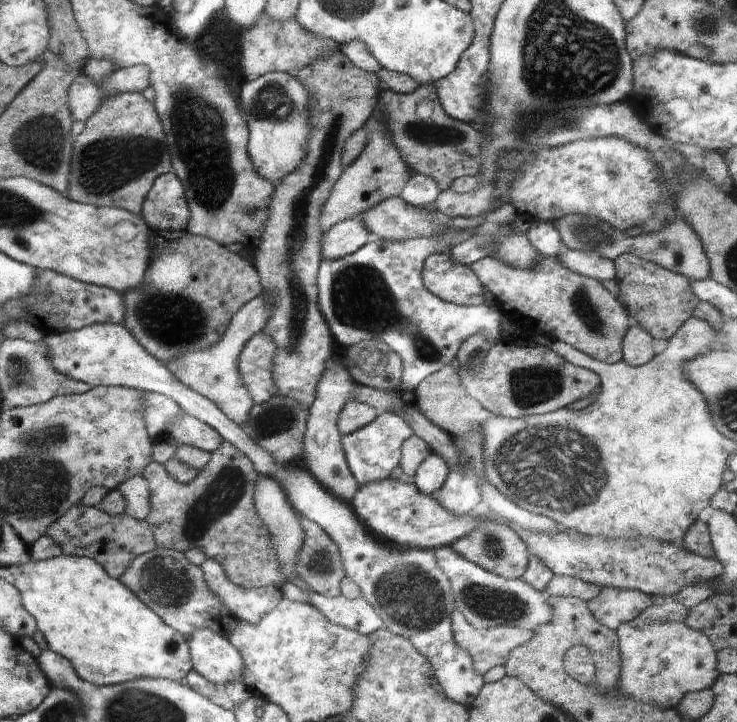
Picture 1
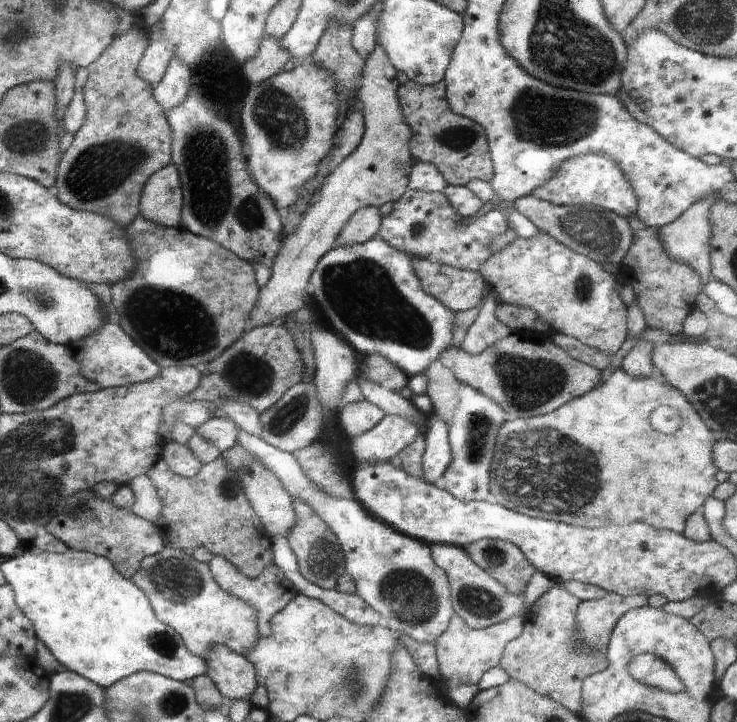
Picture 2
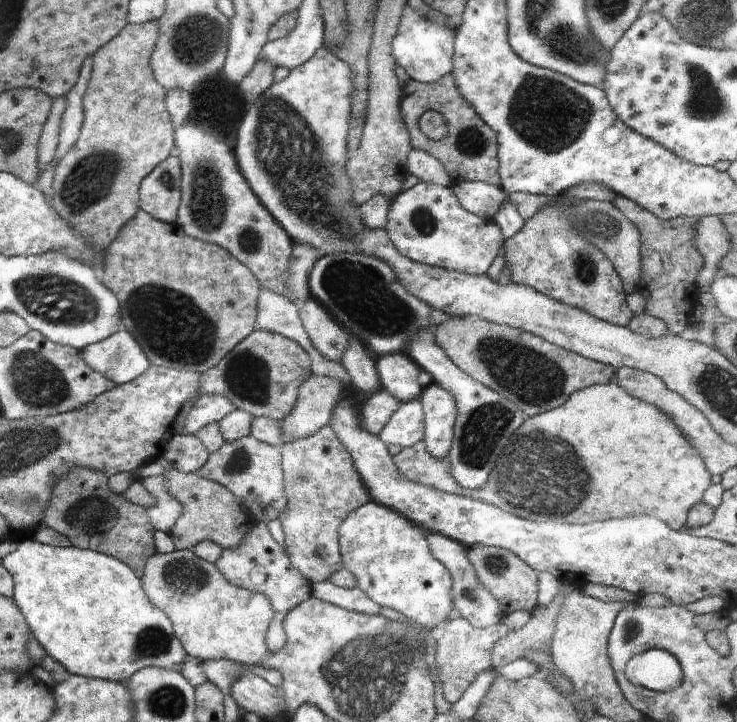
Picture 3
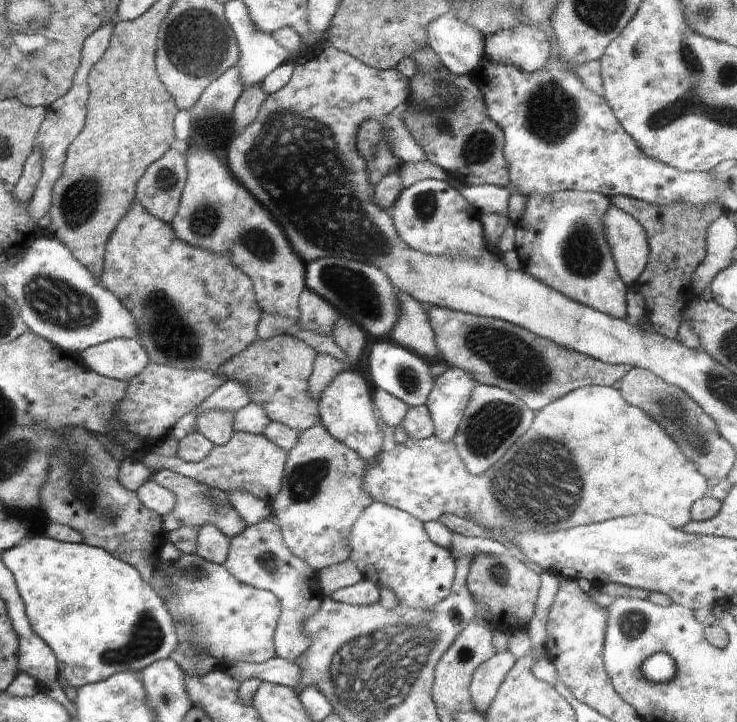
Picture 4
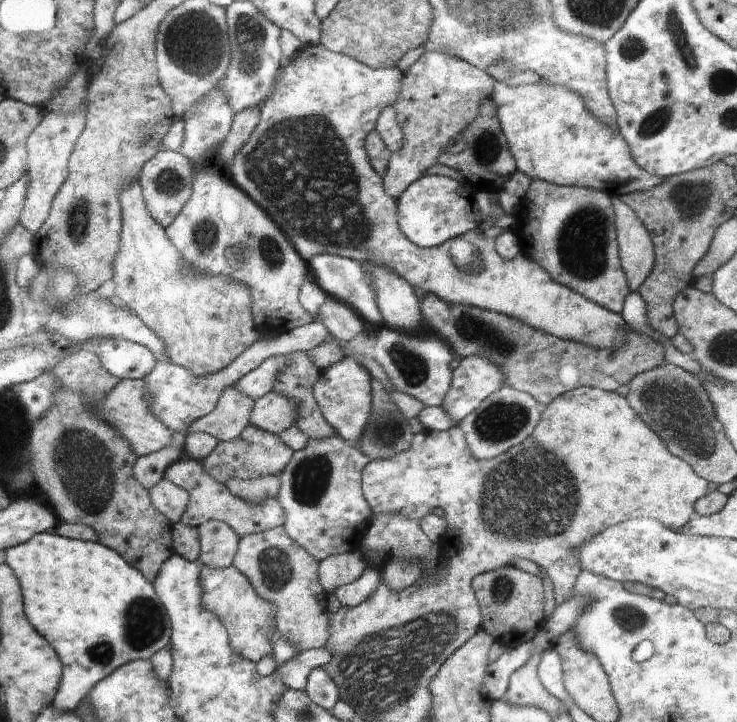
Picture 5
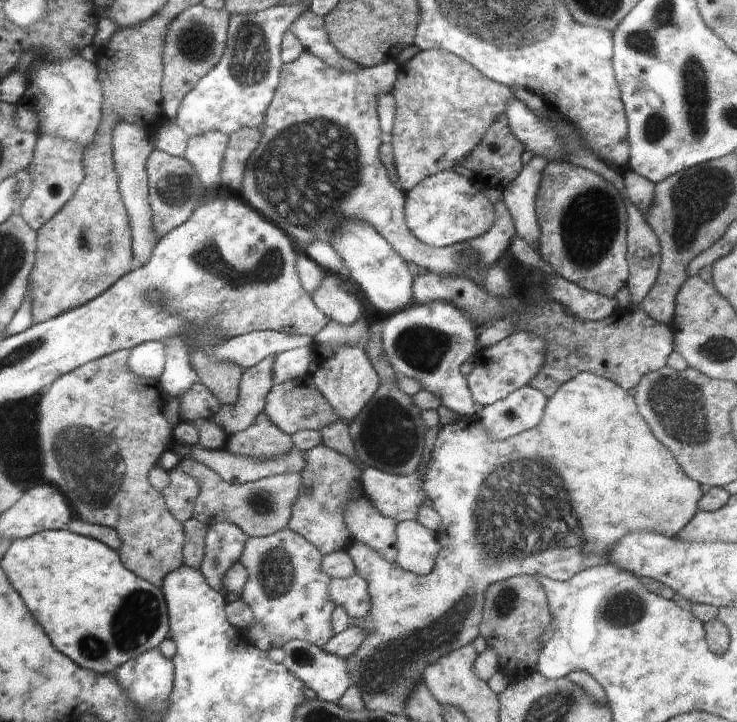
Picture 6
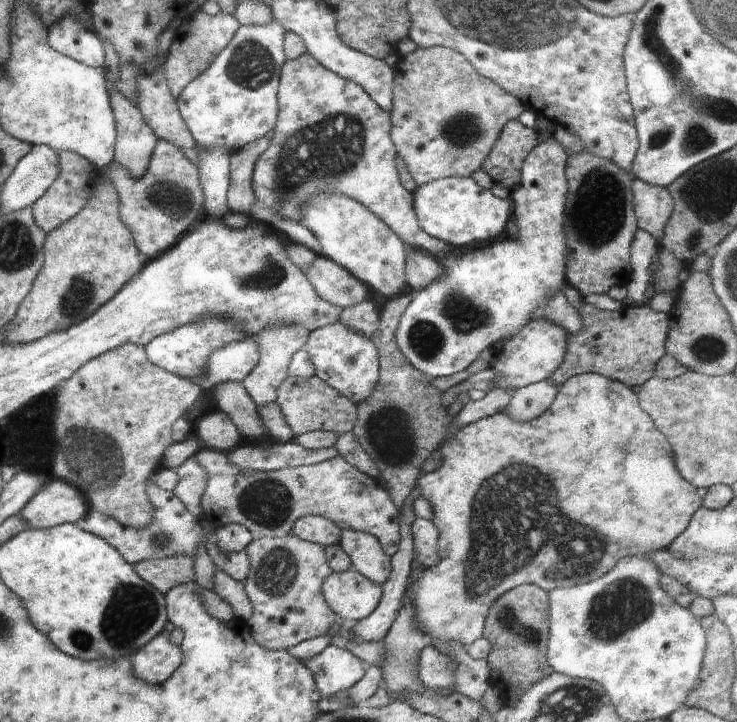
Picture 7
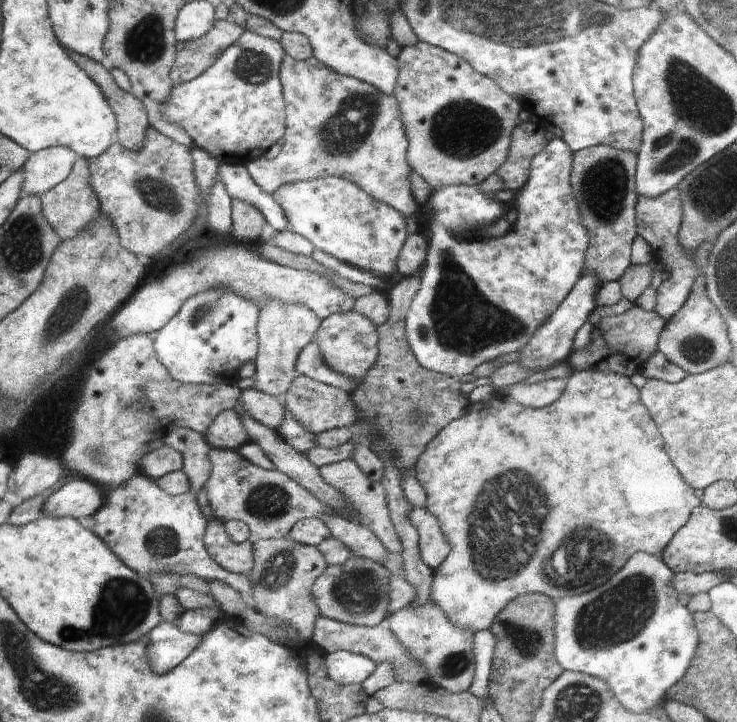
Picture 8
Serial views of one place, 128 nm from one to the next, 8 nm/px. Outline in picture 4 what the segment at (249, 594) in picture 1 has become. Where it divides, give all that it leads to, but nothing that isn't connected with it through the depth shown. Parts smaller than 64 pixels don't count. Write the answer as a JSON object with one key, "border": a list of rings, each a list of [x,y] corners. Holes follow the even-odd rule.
{"border":[[[260,521],[250,525],[244,533],[232,537],[223,565],[240,582],[270,591],[278,598],[281,613],[273,636],[277,656],[294,661],[305,653],[310,648],[312,638],[303,633],[303,623],[317,612],[324,596],[319,590],[317,572],[286,546],[279,523]]]}

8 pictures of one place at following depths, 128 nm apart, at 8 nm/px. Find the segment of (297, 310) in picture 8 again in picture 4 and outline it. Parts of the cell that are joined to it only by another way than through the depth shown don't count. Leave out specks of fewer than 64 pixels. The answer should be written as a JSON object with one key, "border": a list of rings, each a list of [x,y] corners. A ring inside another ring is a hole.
{"border":[[[206,409],[195,418],[196,430],[211,440],[215,446],[226,444],[236,433],[233,426],[236,411],[219,411]]]}

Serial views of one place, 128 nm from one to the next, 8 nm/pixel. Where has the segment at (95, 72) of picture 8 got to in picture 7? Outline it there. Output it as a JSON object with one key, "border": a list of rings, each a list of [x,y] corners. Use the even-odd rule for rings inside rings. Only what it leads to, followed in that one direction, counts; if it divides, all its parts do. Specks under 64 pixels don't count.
{"border":[[[111,83],[108,84],[108,90],[117,130],[113,160],[123,164],[130,178],[136,182],[145,173],[159,138],[128,96]]]}

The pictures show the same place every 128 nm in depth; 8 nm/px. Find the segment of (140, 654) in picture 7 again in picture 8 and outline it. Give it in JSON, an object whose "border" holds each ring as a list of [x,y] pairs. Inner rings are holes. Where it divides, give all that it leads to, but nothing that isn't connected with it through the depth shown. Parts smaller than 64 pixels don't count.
{"border":[[[164,620],[147,635],[149,661],[157,673],[165,673],[178,666],[203,641],[203,633],[186,633]]]}

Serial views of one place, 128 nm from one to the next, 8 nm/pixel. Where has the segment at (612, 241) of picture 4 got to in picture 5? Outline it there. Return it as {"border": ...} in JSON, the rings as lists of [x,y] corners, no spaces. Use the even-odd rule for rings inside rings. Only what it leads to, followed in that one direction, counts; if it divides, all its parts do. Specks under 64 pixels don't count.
{"border":[[[620,195],[611,197],[619,257],[630,292],[636,292],[650,276],[655,265],[655,246],[648,229],[635,210]]]}

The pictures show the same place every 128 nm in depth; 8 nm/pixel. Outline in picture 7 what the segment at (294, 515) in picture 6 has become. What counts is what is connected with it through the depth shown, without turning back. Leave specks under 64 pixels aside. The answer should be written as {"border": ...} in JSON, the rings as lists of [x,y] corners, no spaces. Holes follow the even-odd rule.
{"border":[[[306,515],[298,518],[291,530],[294,536],[310,541],[324,548],[339,544],[341,529],[330,519],[320,515]]]}

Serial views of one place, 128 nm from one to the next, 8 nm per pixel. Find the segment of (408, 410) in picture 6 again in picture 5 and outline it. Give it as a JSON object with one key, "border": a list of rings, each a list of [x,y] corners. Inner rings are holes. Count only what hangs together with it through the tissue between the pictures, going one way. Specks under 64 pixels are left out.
{"border":[[[373,378],[372,387],[372,402],[368,422],[362,436],[355,443],[365,455],[368,455],[370,460],[388,460],[399,455],[401,452],[408,450],[411,447],[413,436],[412,427],[408,417],[399,411],[395,402],[391,399],[391,394],[384,389],[380,380]]]}

